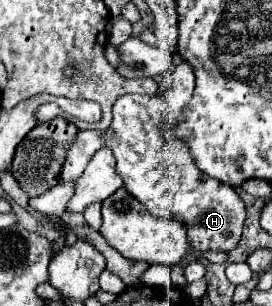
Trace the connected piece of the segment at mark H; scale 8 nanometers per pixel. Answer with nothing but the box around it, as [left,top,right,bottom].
[103,62,245,252]

